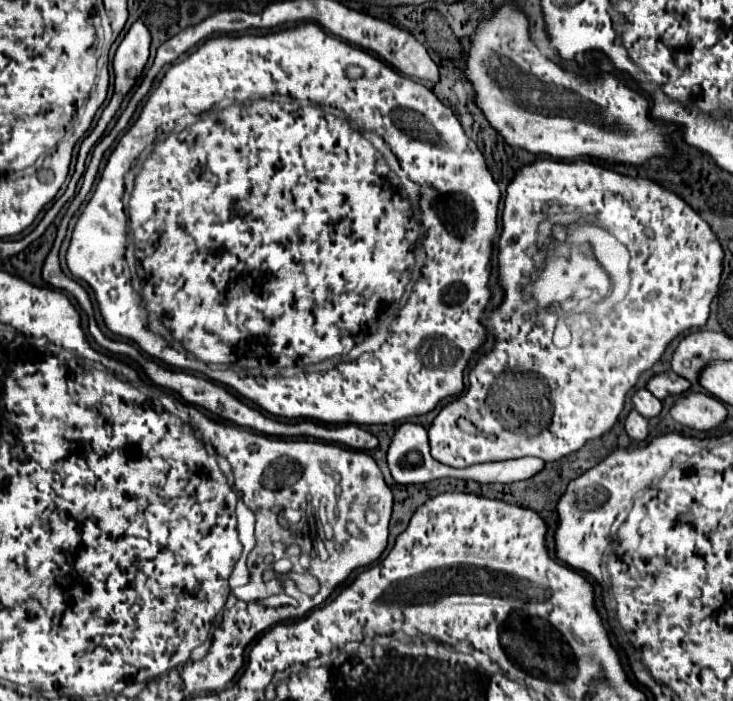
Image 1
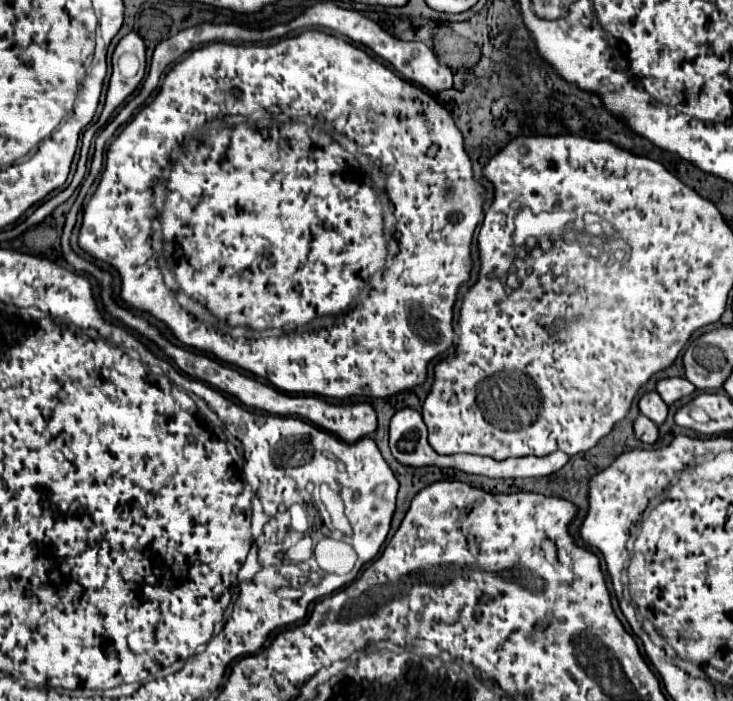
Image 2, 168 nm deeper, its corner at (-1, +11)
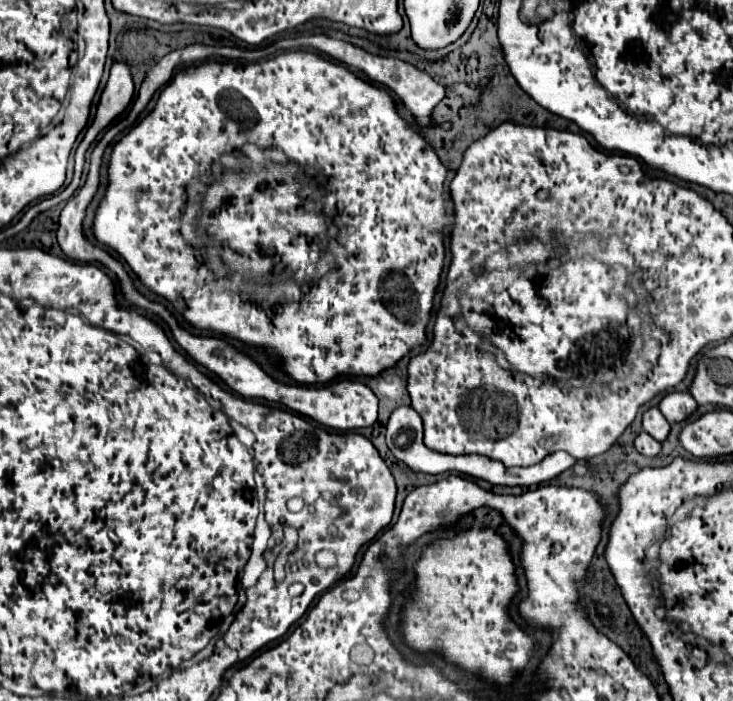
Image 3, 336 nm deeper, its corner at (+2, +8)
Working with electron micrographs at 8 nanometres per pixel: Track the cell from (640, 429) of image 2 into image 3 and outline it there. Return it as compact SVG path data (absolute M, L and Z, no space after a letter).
M644 431L636 437L634 443L636 443L638 453L642 453L646 457L656 457L660 453L660 449L662 449L662 445L656 439L652 439L648 433L644 433Z

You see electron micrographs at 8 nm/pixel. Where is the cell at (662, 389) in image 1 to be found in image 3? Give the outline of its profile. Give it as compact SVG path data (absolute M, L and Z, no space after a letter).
M670 393L660 401L660 411L670 423L680 423L696 411L696 401L690 393Z

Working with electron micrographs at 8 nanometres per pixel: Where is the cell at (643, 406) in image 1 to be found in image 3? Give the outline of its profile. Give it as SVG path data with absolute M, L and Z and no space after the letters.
M652 407L644 413L644 419L642 419L642 425L644 425L644 431L648 435L652 435L656 441L664 441L670 433L670 423L664 419L664 415L660 413L660 409Z

